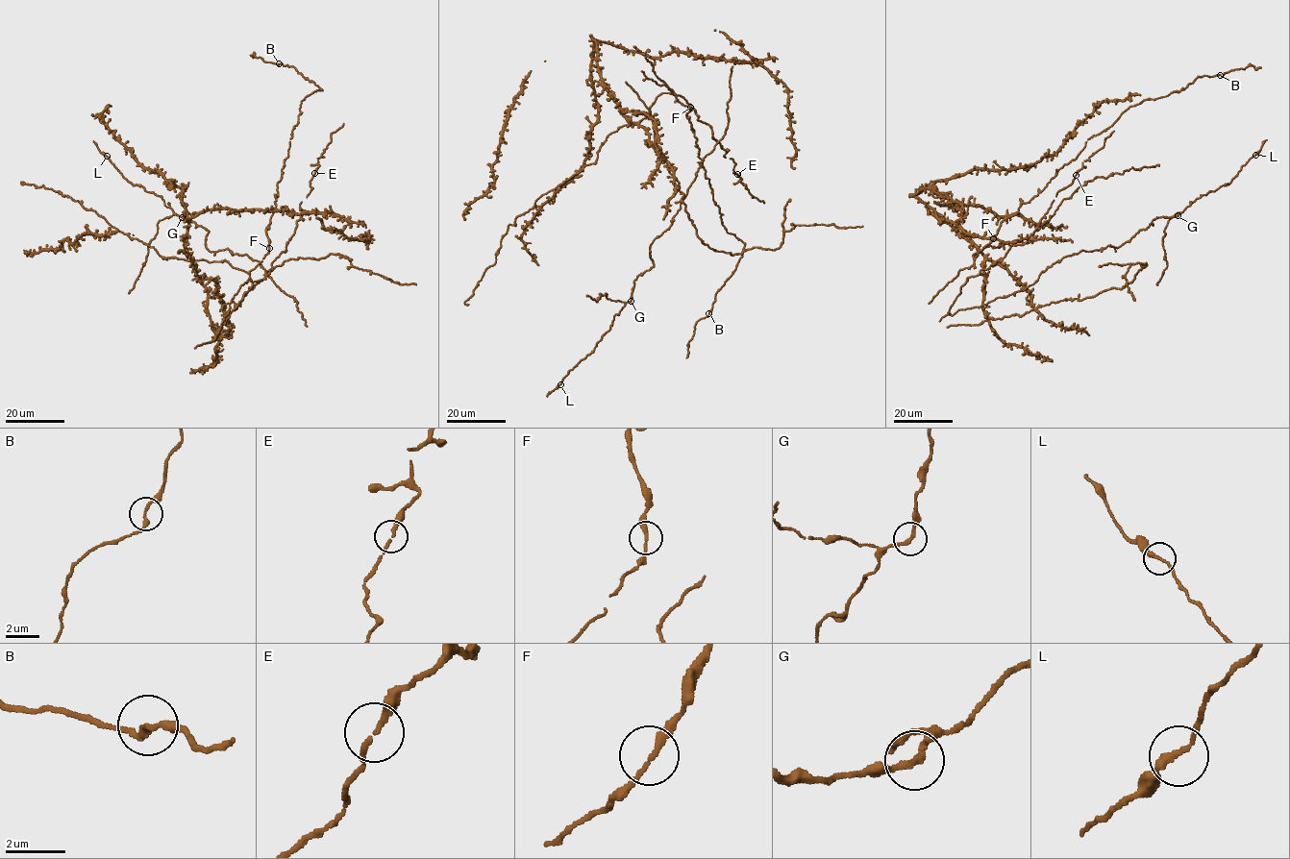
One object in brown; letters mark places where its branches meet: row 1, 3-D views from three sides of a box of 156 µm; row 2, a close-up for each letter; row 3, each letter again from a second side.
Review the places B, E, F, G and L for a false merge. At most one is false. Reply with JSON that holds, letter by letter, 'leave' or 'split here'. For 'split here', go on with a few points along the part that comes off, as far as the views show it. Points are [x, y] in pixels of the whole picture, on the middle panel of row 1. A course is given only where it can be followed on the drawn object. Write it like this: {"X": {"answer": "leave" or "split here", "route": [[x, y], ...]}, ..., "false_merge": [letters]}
{"B": {"answer": "leave"}, "E": {"answer": "leave"}, "F": {"answer": "leave"}, "G": {"answer": "leave"}, "L": {"answer": "leave"}, "false_merge": []}

